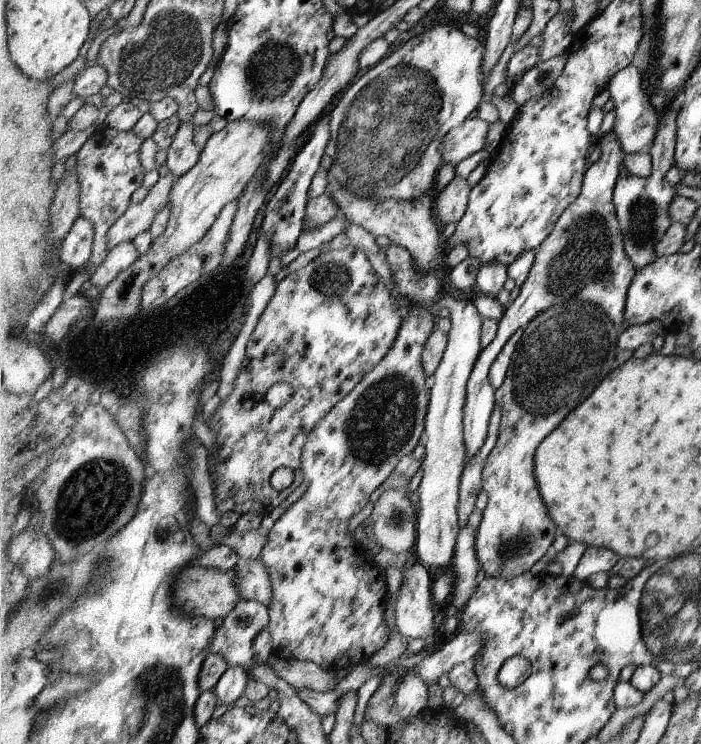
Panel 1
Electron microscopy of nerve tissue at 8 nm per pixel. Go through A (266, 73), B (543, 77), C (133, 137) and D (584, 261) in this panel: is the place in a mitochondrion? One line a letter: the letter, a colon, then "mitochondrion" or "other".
A: mitochondrion
B: other
C: other
D: mitochondrion

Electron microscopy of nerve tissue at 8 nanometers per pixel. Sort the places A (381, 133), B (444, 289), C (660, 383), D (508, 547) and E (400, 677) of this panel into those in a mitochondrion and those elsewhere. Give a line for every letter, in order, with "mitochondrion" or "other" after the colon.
A: mitochondrion
B: other
C: other
D: mitochondrion
E: other

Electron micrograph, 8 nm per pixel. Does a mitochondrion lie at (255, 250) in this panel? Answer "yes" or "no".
no

